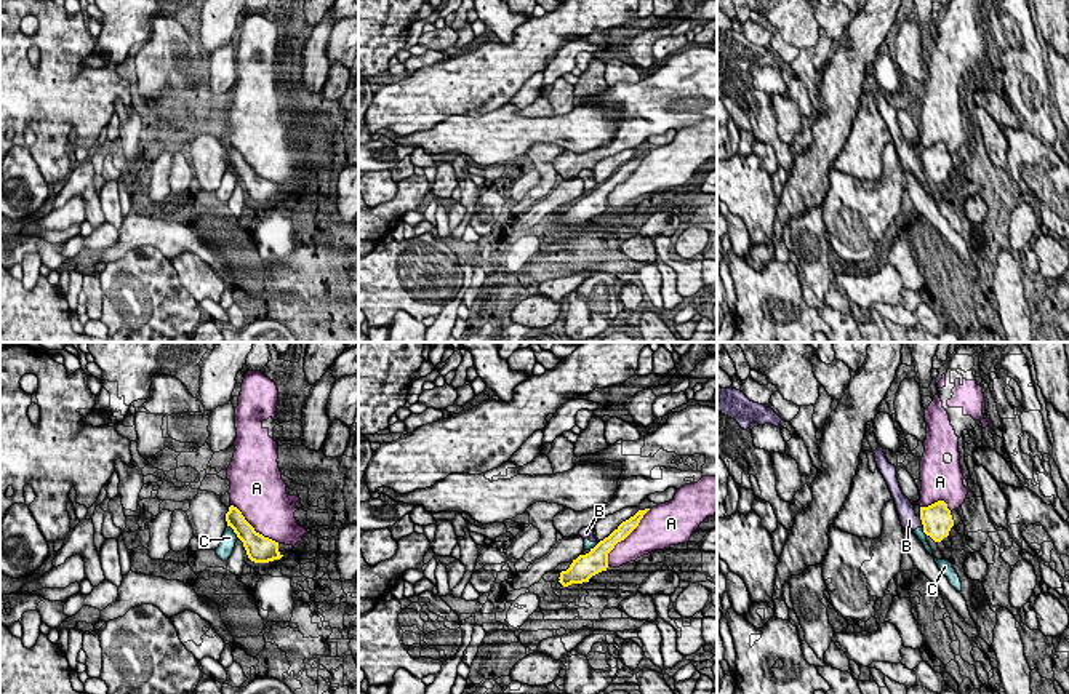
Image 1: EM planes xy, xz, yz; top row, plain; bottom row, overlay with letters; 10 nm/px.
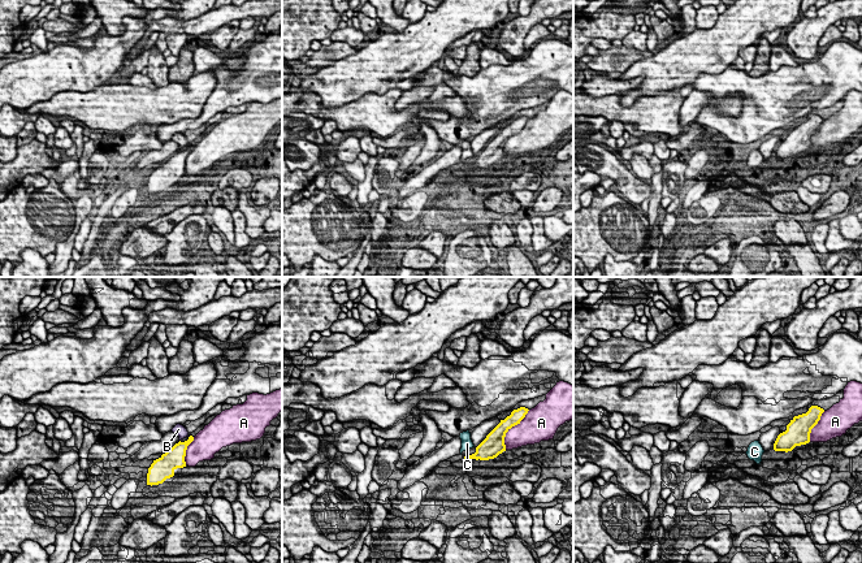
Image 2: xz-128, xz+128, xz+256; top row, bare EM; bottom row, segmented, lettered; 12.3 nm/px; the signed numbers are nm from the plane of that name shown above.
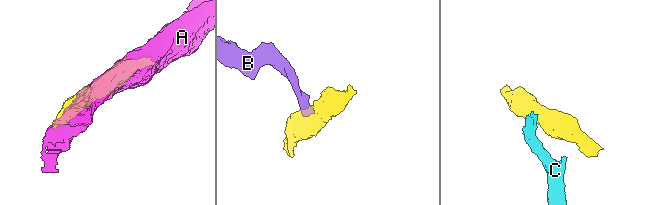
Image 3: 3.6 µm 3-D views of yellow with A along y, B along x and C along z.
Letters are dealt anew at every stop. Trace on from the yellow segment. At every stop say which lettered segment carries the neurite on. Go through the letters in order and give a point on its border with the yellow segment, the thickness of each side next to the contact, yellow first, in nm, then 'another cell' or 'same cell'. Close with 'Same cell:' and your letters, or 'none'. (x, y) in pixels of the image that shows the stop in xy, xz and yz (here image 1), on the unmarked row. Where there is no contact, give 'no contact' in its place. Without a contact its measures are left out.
A: meets yellow in xz at (624, 179); 160 nm thick on the yellow side, 320 nm on the other; another cell
B: meets yellow in yz at (922, 163); 300 nm thick on the yellow side, 180 nm on the other; another cell
C: meets yellow in xy at (234, 173); 240 nm thick on the yellow side, 160 nm on the other; another cell
Same cell: none

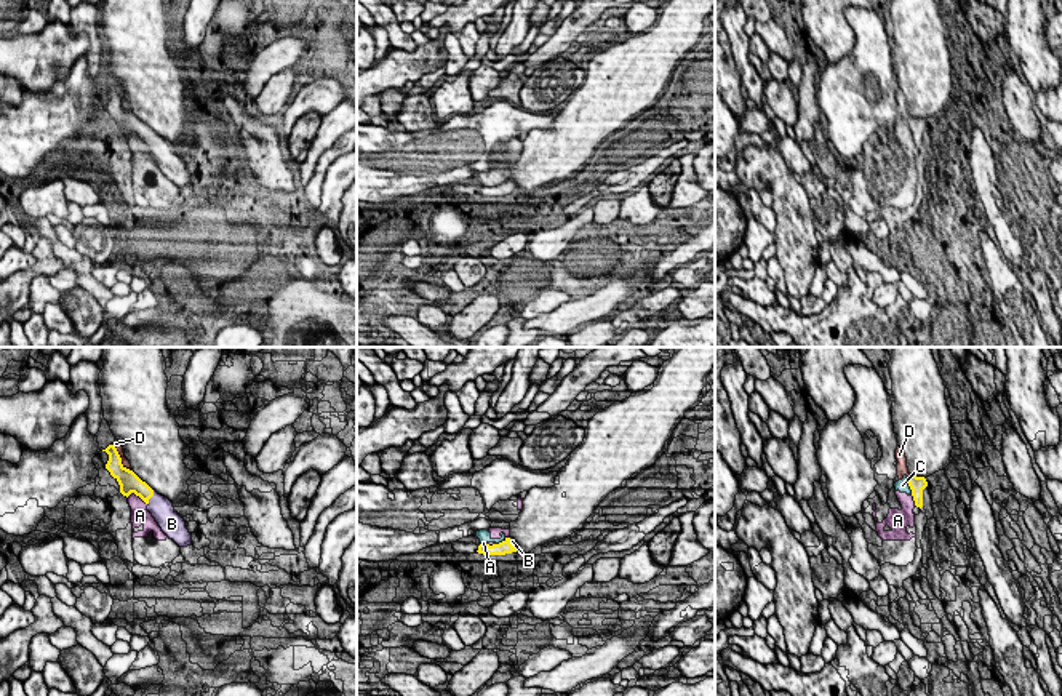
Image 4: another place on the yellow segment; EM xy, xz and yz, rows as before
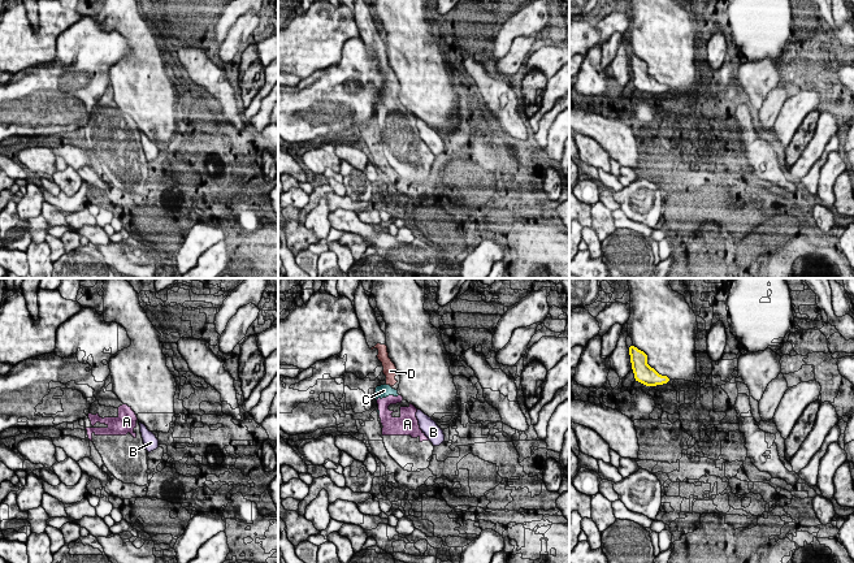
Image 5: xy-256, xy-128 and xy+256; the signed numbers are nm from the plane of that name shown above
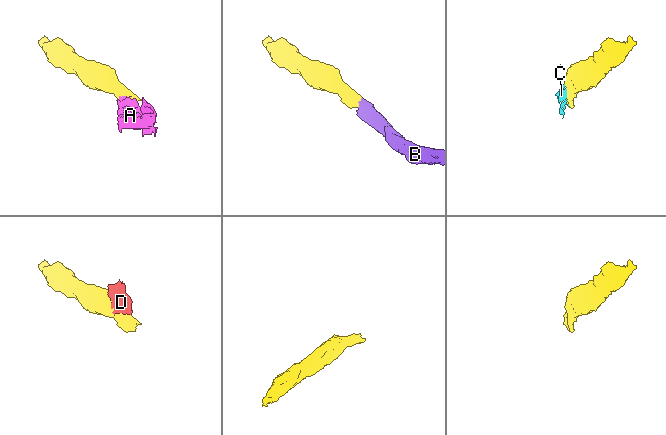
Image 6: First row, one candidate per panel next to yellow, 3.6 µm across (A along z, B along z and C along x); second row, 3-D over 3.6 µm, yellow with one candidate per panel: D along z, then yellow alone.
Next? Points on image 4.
A: meets yellow in xy at (138, 136); 200 nm thick on the yellow side, 190 nm on the other; another cell
B: meets yellow in xy at (152, 136); 190 nm thick on the yellow side, 240 nm on the other; same cell
C: meets yellow in yz at (909, 127); 160 nm thick on the yellow side, 130 nm on the other; another cell
D: meets yellow in xy at (120, 100); 200 nm thick on the yellow side, 70 nm on the other; another cell
Same cell: B

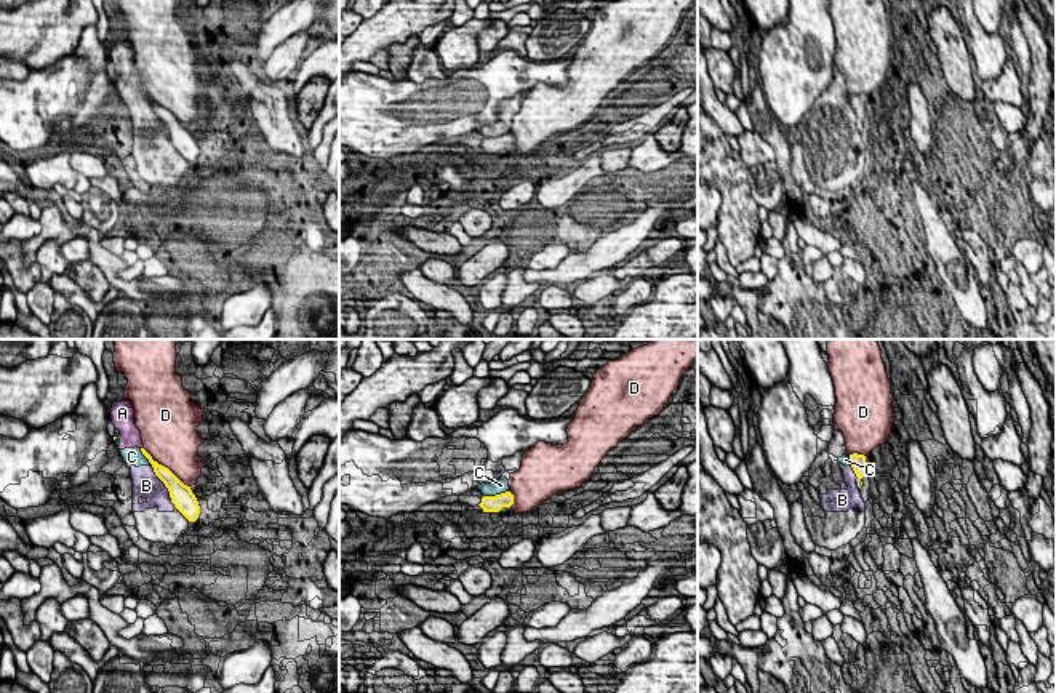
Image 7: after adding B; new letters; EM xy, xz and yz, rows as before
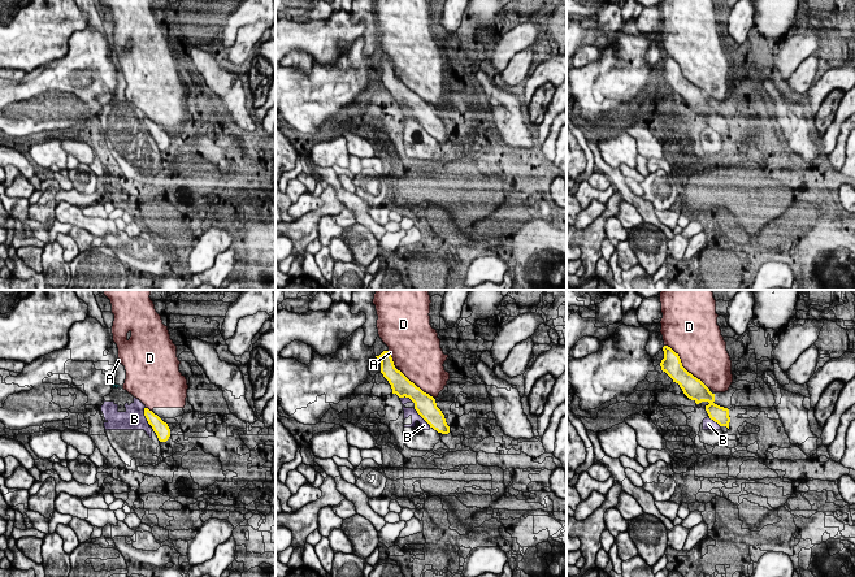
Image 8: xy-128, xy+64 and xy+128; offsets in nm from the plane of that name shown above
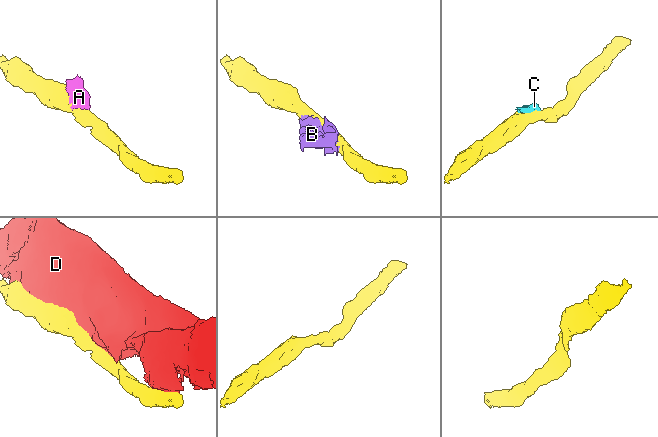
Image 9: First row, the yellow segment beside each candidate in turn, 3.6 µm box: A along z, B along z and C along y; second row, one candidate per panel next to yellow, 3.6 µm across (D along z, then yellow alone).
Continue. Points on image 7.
A: no contact; another cell
B: meets yellow in xy at (165, 127); 240 nm thick on the yellow side, 280 nm on the other; another cell
C: meets yellow in xz at (496, 136); 160 nm thick on the yellow side, 160 nm on the other; another cell
D: meets yellow in xy at (167, 109); 170 nm thick on the yellow side, 480 nm on the other; another cell
Same cell: none

